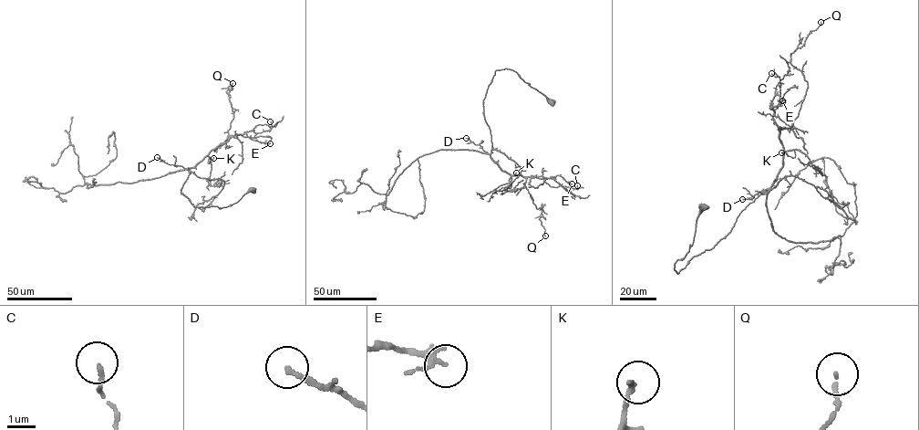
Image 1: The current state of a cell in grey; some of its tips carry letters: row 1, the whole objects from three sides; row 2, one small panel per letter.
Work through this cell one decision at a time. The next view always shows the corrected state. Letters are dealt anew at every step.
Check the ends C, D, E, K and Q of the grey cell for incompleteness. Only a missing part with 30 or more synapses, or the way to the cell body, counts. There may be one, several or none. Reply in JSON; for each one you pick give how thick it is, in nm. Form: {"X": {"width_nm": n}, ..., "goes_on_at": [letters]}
{"goes_on_at": []}

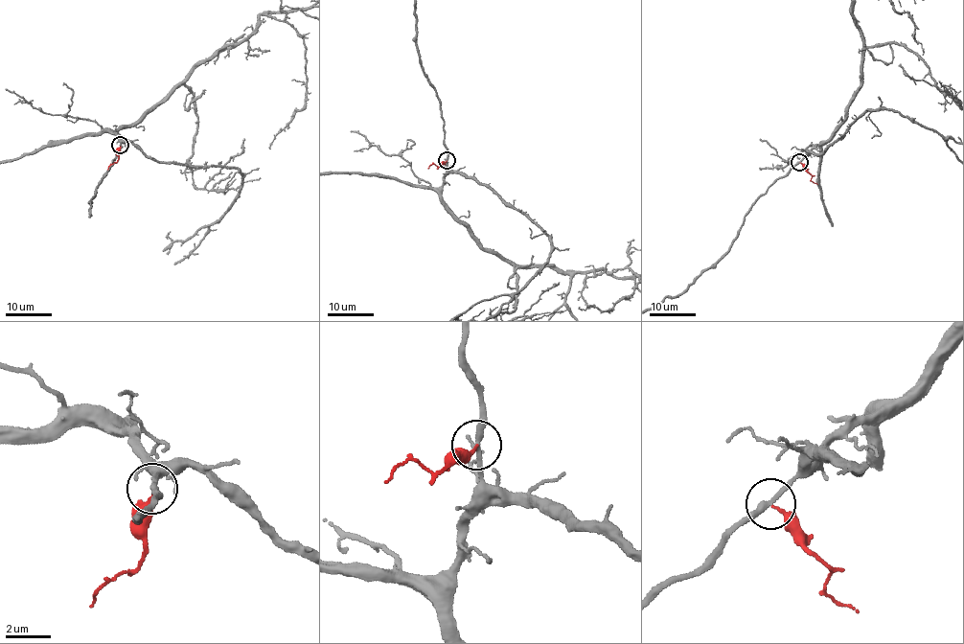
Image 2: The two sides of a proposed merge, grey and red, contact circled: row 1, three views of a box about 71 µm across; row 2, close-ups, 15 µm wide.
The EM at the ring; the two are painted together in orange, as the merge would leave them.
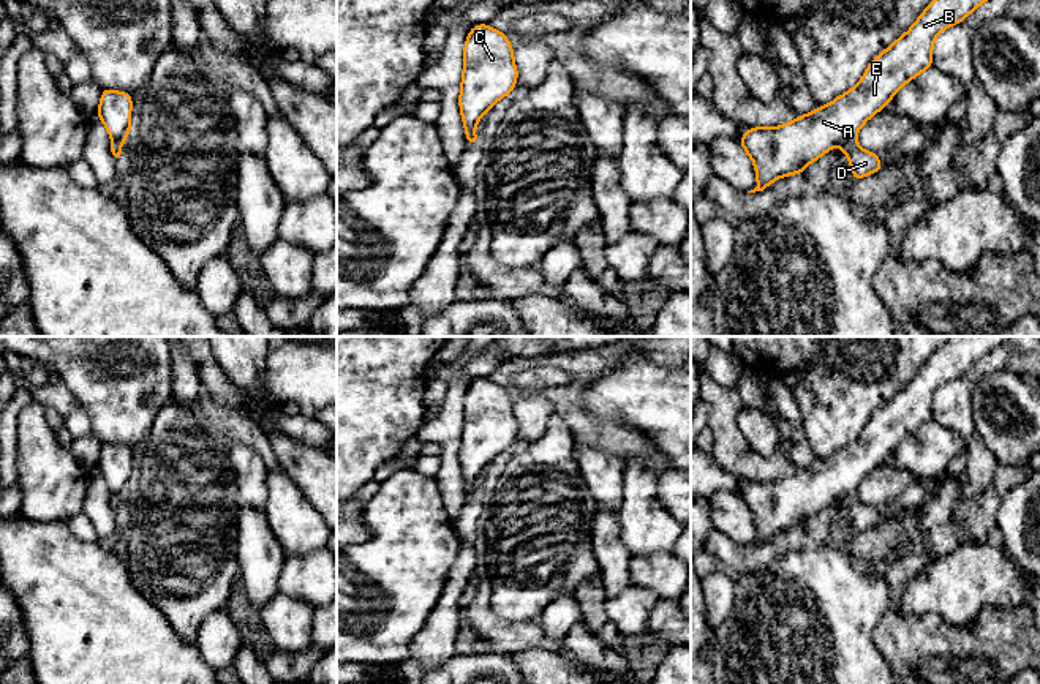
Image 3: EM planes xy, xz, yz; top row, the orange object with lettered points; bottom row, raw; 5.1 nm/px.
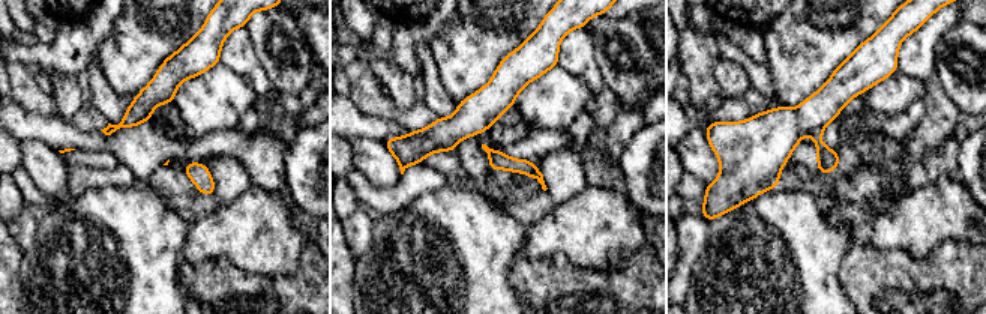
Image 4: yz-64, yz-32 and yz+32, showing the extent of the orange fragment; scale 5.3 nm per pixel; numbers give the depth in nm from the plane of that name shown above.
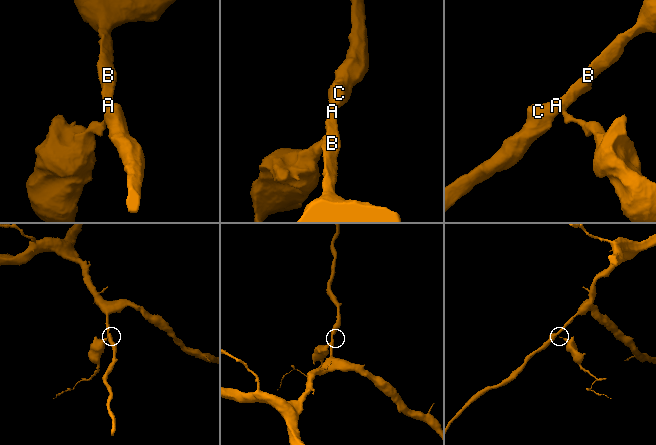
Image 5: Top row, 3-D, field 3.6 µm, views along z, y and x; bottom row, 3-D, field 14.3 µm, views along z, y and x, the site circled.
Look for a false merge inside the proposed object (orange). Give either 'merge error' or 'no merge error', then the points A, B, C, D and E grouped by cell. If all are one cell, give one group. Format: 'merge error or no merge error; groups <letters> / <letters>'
merge error; groups A B C E / D

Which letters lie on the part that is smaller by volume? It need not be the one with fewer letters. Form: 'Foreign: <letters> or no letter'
Foreign: D

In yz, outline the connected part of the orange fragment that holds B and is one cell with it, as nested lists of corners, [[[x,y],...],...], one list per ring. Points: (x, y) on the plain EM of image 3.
[[[951,336],[937,349],[917,371],[915,378],[865,423],[863,431],[849,445],[839,449],[827,460],[800,469],[789,477],[774,482],[751,480],[738,496],[754,517],[757,540],[748,547],[763,545],[779,531],[804,528],[804,520],[817,515],[833,499],[841,499],[857,491],[860,482],[879,464],[882,464],[895,447],[933,420],[933,400],[936,390],[959,376],[1012,336]]]

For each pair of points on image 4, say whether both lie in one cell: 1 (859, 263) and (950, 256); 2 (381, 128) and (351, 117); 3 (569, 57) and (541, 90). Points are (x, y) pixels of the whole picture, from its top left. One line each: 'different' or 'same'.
1: same
2: same
3: different

